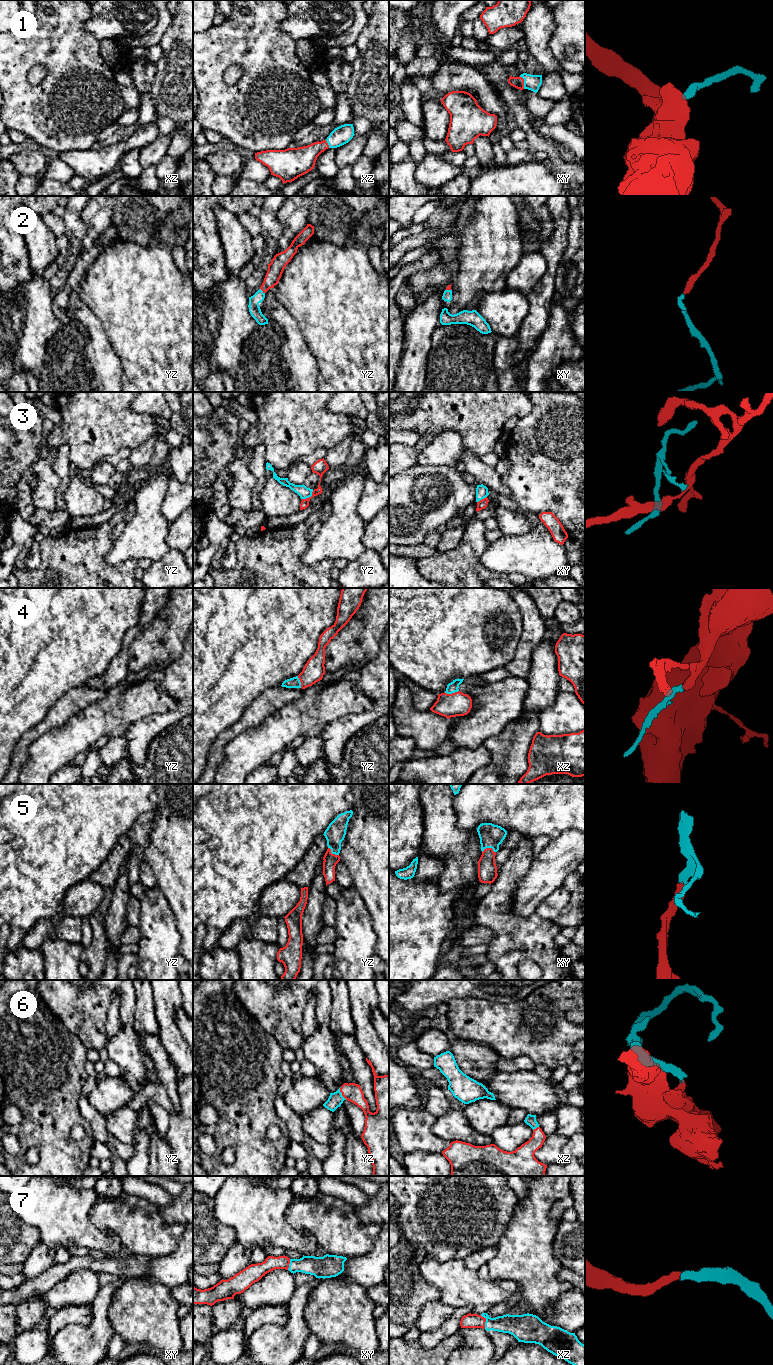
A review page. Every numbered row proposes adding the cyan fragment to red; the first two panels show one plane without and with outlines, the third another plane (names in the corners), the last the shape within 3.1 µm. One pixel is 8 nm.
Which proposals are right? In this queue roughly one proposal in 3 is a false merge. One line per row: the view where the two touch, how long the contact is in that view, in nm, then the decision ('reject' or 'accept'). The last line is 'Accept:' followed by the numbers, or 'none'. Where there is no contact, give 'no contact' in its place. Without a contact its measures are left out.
1: contact in xy; length 110 nm; accept
2: contact in yz; length 60 nm; accept
3: contact in yz; length 120 nm; reject
4: contact in xz; length 120 nm; accept
5: contact in xy; length 110 nm; accept
6: contact in yz; length 120 nm; accept
7: contact in xz; length 120 nm; accept
Accept: 1, 2, 4, 5, 6, 7

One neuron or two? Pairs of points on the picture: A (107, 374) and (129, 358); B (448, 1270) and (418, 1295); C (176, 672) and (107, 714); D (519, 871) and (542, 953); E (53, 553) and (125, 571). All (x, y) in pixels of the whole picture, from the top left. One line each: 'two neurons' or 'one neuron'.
A: two neurons
B: two neurons
C: two neurons
D: one neuron
E: one neuron

